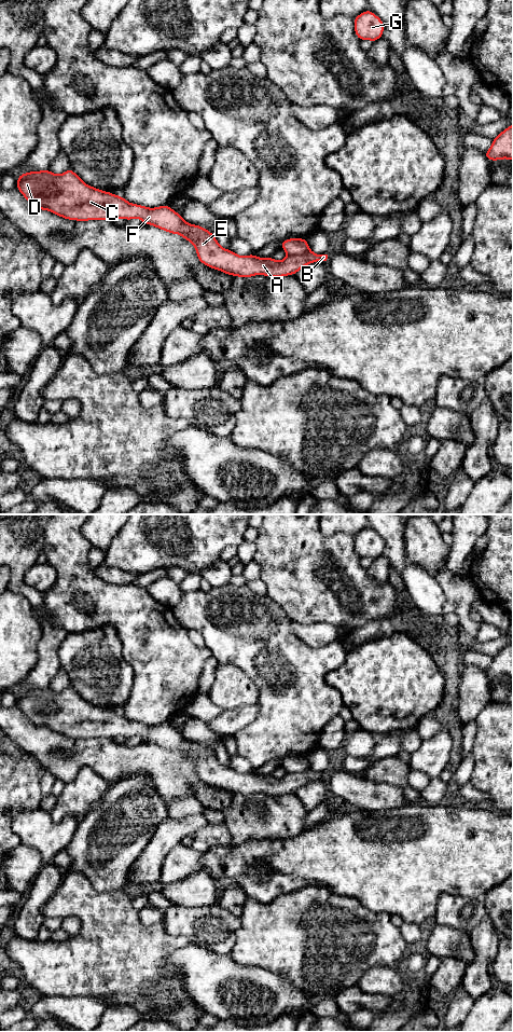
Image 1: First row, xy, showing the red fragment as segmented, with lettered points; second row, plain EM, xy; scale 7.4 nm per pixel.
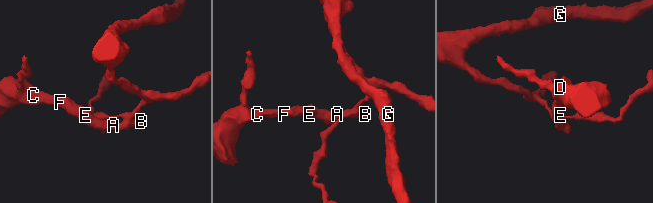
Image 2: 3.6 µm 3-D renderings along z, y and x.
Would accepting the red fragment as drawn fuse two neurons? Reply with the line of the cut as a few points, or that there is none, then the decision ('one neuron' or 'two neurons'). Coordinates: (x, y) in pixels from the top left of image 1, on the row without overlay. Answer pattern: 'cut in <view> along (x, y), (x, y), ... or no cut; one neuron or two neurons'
cut in xy along (309, 768), (288, 773); two neurons

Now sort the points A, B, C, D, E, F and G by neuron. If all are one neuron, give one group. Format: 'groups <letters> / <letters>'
groups A B C D E F / G

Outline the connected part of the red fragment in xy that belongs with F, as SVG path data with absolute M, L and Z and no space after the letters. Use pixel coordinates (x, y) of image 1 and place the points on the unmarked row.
M70 686L60 692L55 692L50 687L40 689L33 688L18 692L16 707L18 707L34 726L48 728L68 738L89 739L115 738L122 735L128 739L139 735L142 738L142 742L150 742L170 752L181 753L184 757L192 760L200 781L232 794L242 796L255 793L285 795L295 793L302 785L310 781L327 779L328 776L328 772L317 772L313 769L299 773L288 773L282 779L277 779L272 774L259 775L255 774L253 770L249 773L238 773L231 767L221 765L214 752L210 748L200 743L185 740L182 733L172 728L169 723L150 726L129 720L123 714L86 702L81 694Z

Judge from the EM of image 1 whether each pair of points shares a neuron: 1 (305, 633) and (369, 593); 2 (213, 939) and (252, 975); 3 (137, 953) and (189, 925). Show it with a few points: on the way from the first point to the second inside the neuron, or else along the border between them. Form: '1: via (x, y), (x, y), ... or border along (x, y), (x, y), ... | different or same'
1: border along (296, 620), (302, 622), (329, 622), (336, 627) | different
2: border along (204, 948), (229, 955) | different
3: border along (162, 921), (170, 934), (183, 935), (192, 943) | different

